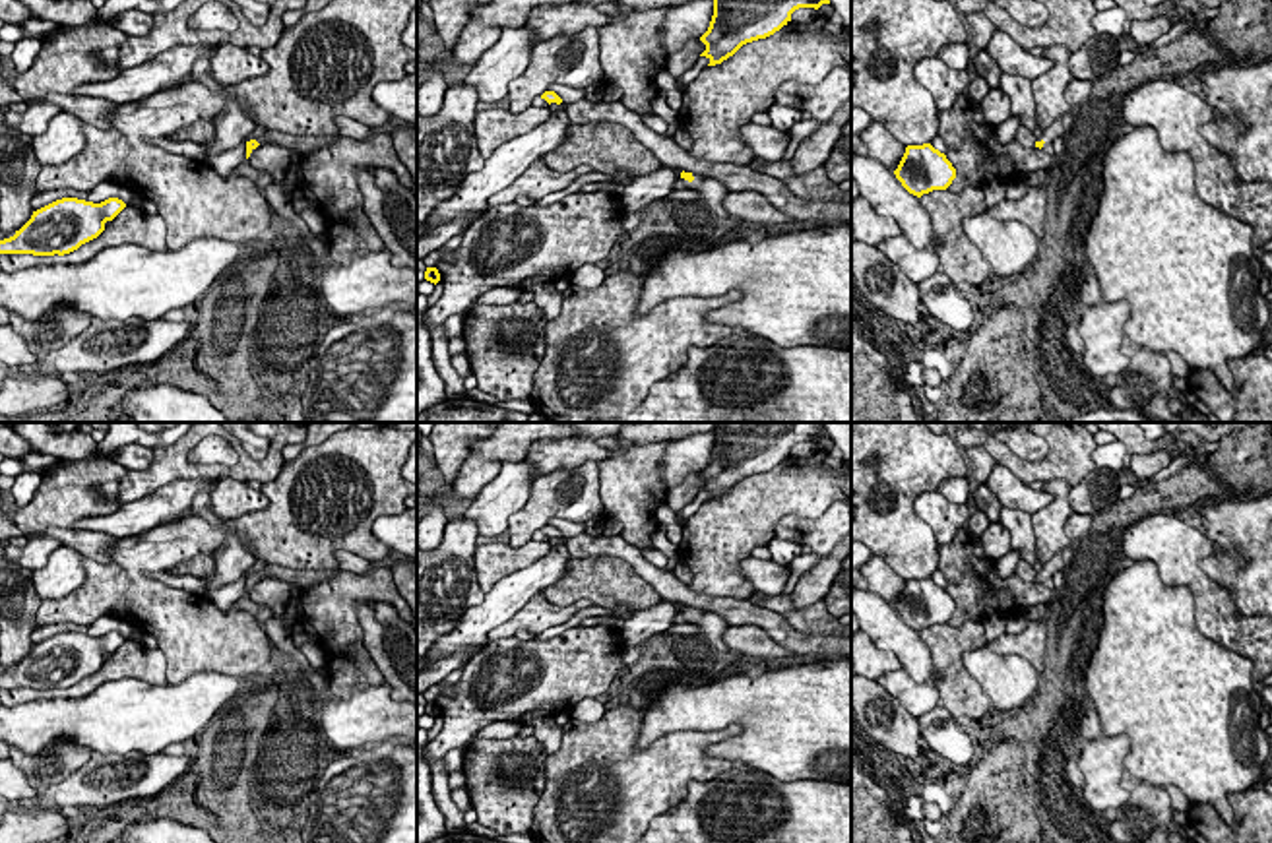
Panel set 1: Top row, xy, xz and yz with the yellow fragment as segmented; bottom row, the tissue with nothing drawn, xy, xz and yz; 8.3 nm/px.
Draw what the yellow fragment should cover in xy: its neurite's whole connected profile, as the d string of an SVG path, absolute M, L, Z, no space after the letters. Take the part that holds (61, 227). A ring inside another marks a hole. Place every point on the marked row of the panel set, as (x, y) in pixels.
M78 198L56 200L33 211L14 236L0 240L0 254L70 254L97 238L105 231L105 223L112 221L124 207L126 203L118 198L101 203Z

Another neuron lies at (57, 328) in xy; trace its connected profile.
M60 306L47 312L43 318L27 322L21 316L10 312L10 324L17 331L29 351L43 359L50 351L62 349L76 339L85 328L91 326L91 316L76 312L74 308Z

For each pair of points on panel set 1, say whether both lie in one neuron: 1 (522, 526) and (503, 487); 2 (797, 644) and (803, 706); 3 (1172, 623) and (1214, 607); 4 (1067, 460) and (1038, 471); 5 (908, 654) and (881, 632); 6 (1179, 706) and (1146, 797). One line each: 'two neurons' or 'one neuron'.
1: two neurons
2: two neurons
3: two neurons
4: one neuron
5: one neuron
6: two neurons

